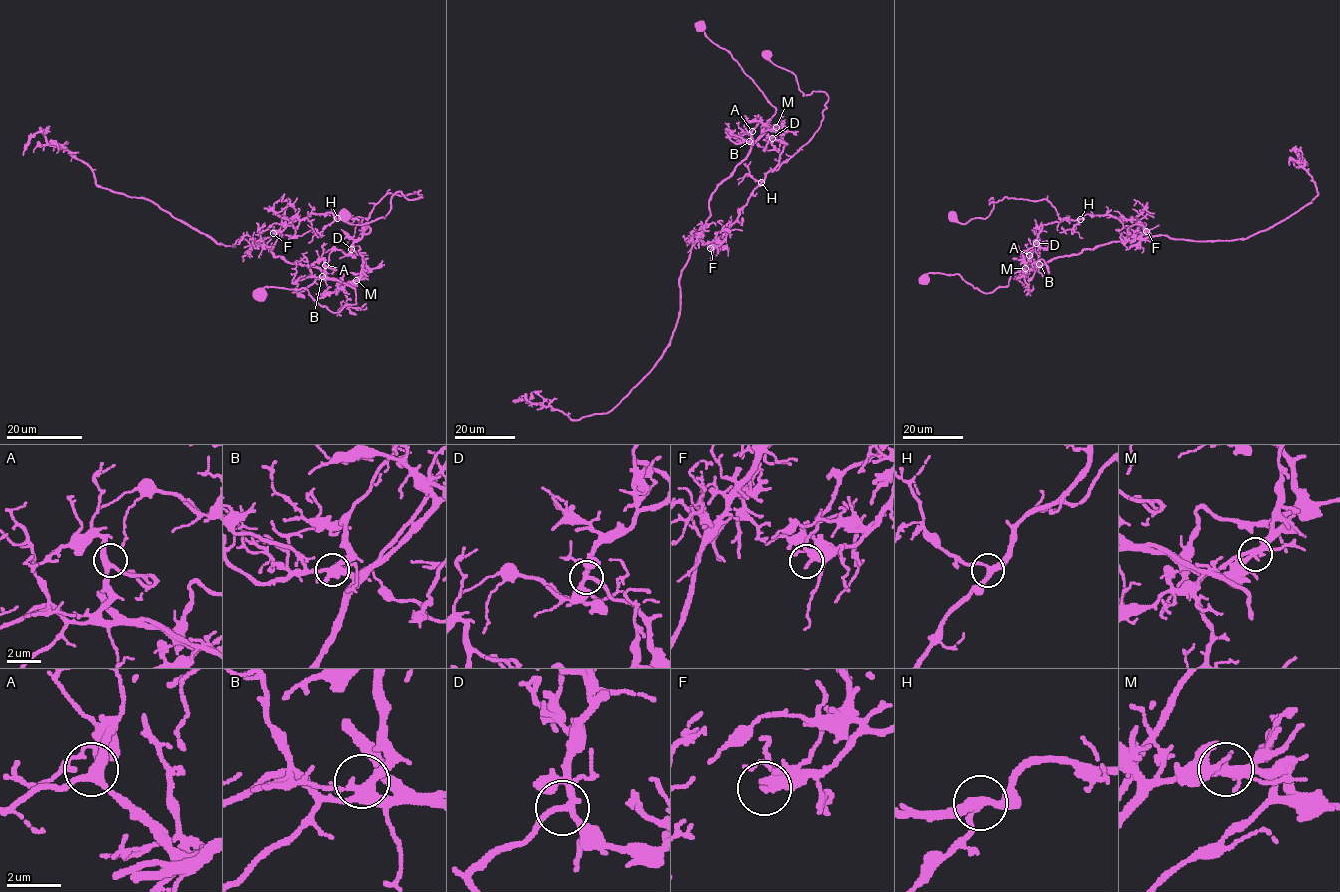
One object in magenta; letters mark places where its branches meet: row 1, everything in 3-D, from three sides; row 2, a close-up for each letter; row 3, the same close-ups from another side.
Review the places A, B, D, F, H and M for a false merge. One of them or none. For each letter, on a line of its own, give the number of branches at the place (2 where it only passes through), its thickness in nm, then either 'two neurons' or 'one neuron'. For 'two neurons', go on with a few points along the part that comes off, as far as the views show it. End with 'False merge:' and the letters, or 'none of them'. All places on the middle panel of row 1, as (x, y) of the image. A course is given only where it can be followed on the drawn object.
A: 3 branches meet; 300 nm thick; one neuron
B: 3 branches meet; 380 nm thick; one neuron
D: 3 branches meet; 240 nm thick; one neuron
F: 3 branches meet; 280 nm thick; one neuron
H: 3 branches meet; 280 nm thick; one neuron
M: 3 branches meet; 280 nm thick; two neurons; foreign part runs (776, 127), (784, 130), (773, 139), (787, 143), (775, 170), (818, 128), (828, 96), (803, 95), (765, 51)
False merge: M

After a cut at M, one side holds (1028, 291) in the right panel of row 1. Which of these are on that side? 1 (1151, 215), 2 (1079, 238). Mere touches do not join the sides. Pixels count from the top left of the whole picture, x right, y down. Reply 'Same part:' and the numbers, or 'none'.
Same part: none

